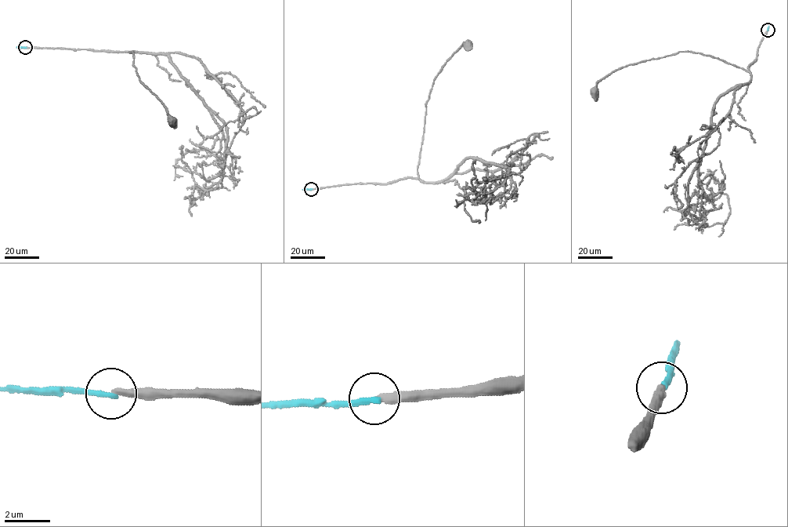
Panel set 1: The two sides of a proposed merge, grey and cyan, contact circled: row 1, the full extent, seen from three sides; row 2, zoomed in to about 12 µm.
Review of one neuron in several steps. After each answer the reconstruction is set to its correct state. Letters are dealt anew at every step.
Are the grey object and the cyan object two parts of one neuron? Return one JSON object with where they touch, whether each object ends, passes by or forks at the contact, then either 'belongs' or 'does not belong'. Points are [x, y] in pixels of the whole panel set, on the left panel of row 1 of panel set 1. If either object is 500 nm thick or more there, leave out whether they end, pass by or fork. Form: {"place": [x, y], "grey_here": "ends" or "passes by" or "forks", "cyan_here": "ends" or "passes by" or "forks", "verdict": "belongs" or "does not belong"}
{"place": [25, 47], "grey_here": "ends", "cyan_here": "ends", "verdict": "does not belong"}

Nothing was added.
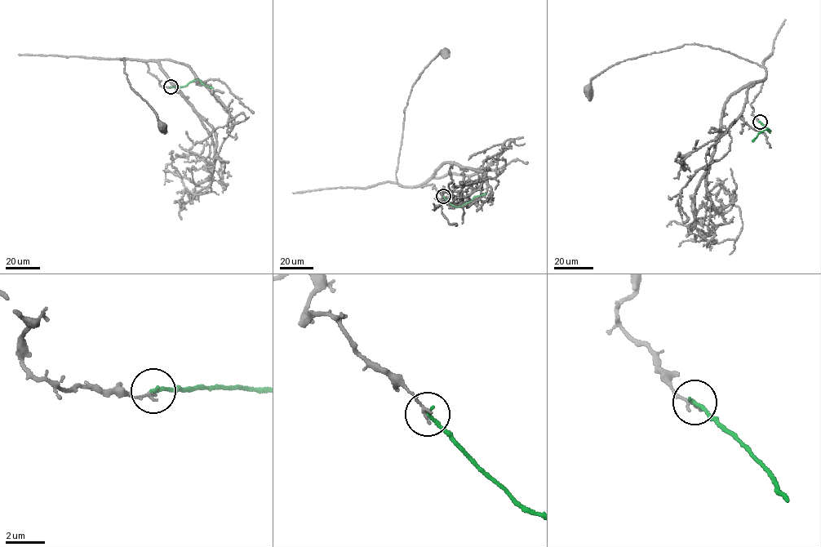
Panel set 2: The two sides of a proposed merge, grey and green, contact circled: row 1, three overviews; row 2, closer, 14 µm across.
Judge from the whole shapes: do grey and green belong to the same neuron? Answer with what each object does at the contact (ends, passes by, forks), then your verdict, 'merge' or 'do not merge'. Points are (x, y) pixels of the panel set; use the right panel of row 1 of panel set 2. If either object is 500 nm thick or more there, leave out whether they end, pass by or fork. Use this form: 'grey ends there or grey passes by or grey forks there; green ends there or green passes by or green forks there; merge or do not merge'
grey ends there; green ends there; do not merge

